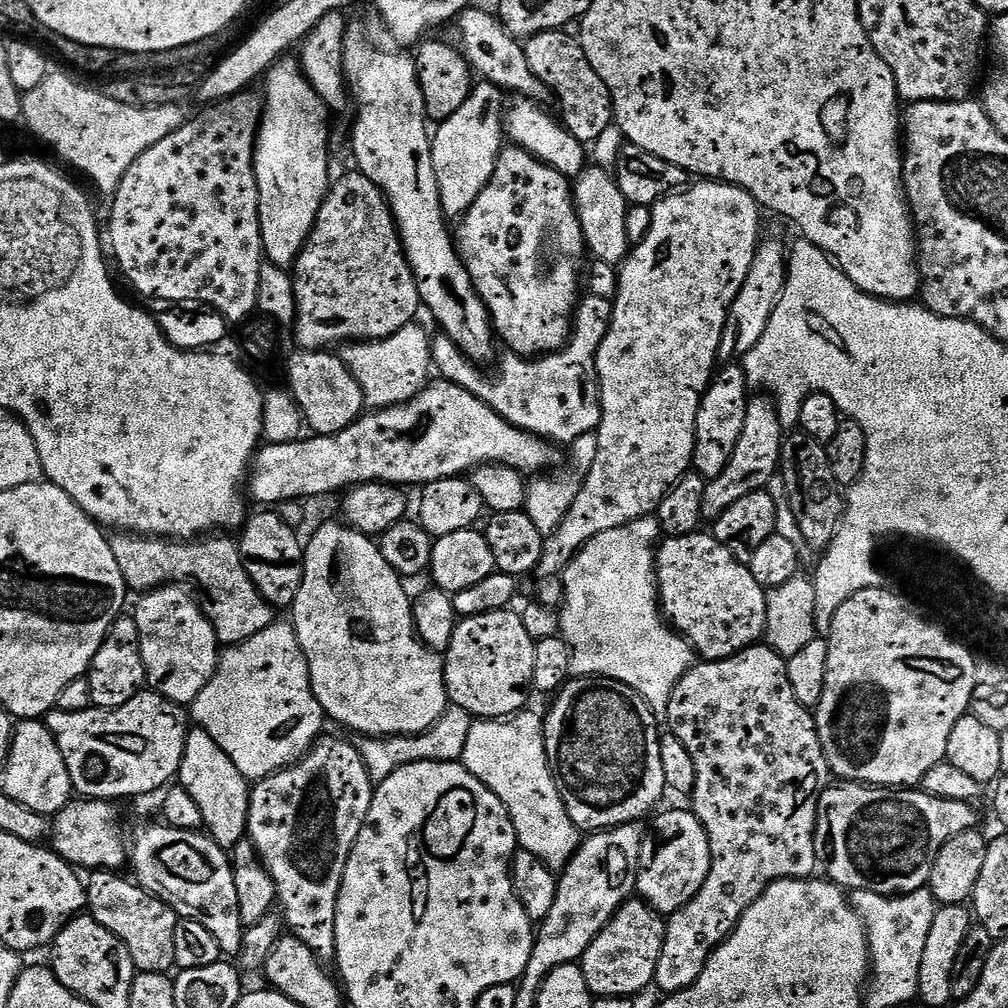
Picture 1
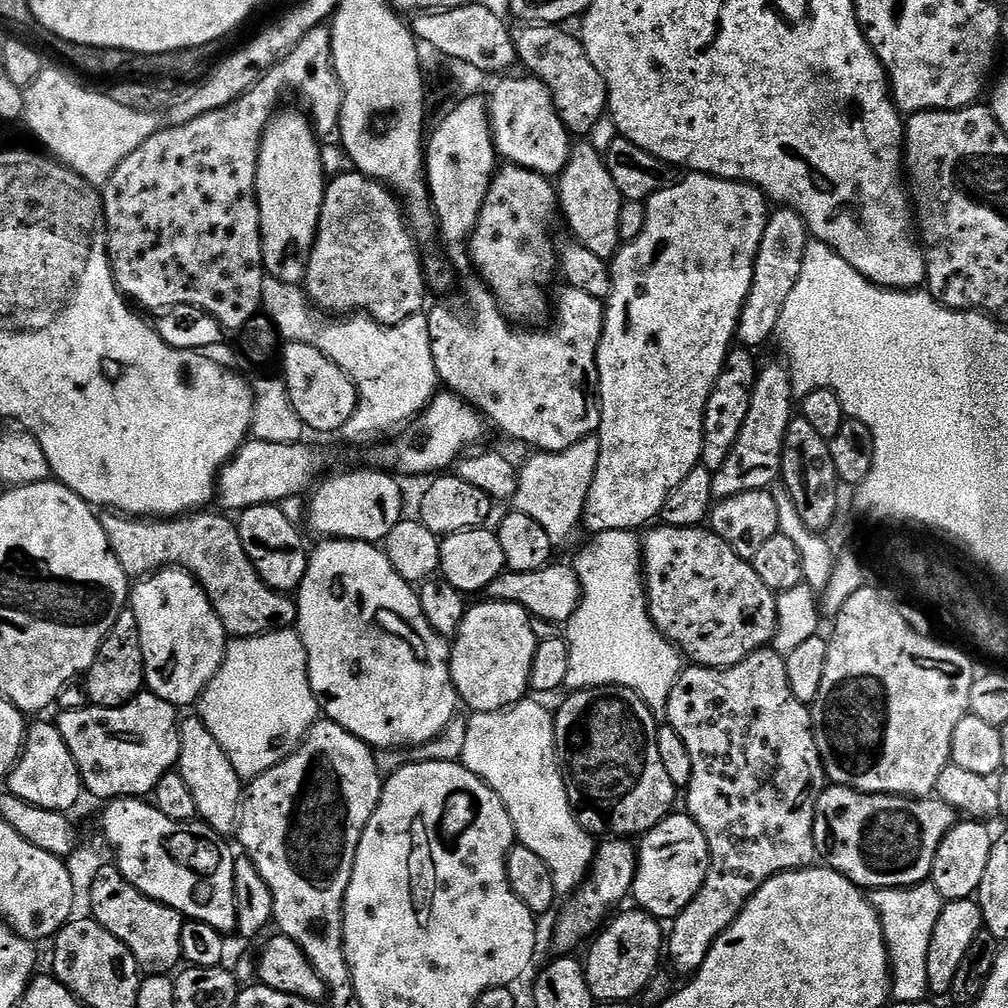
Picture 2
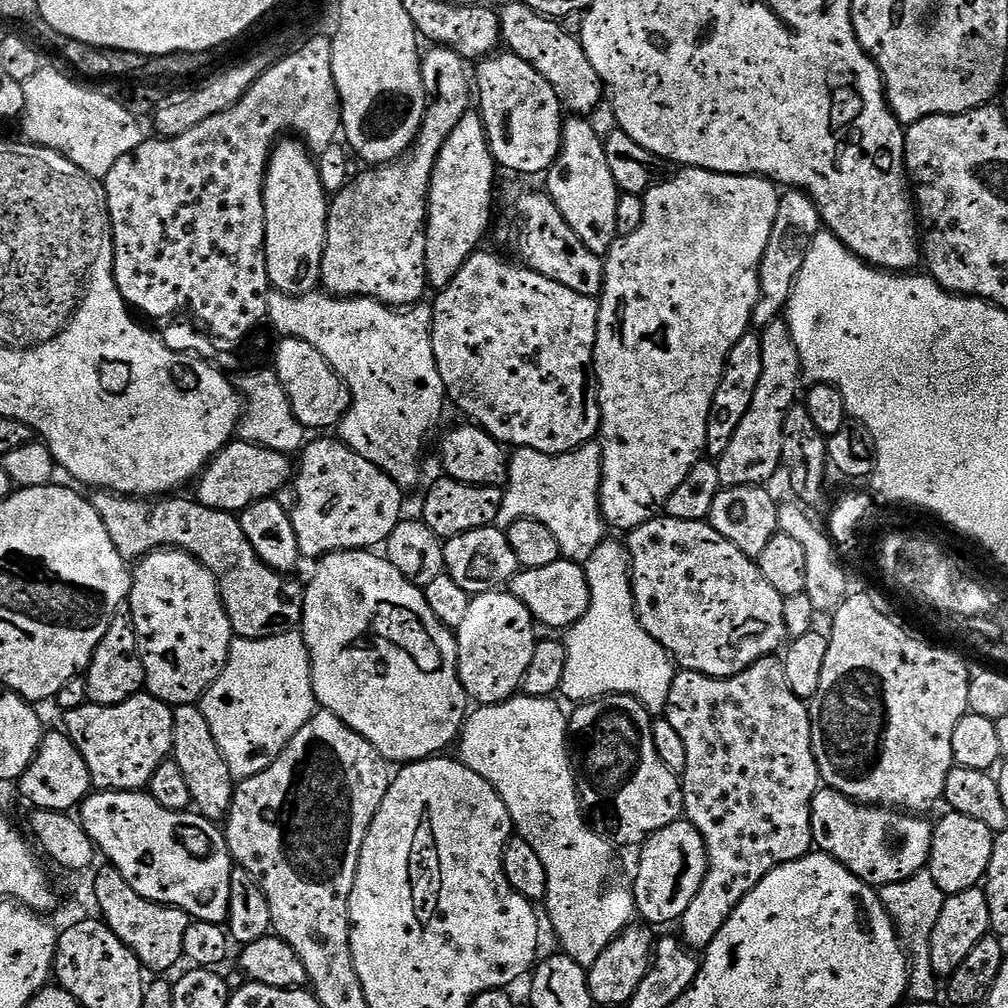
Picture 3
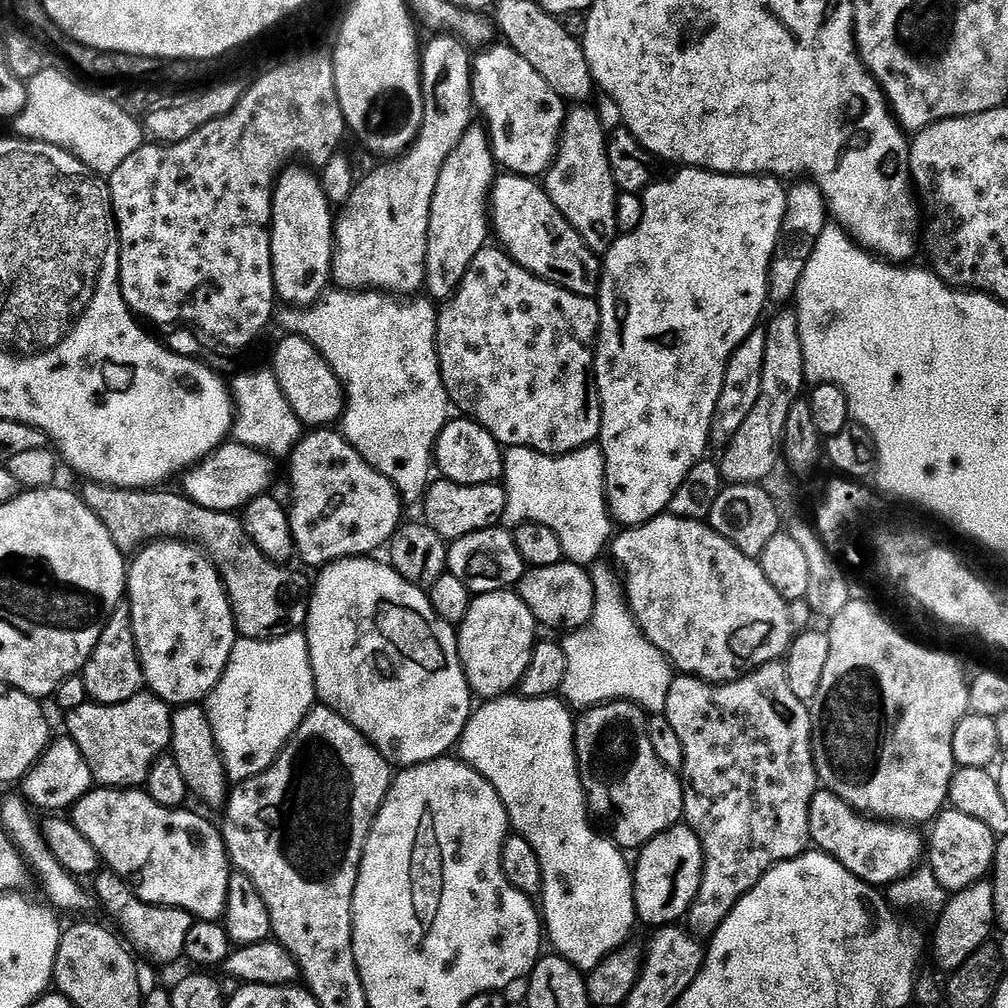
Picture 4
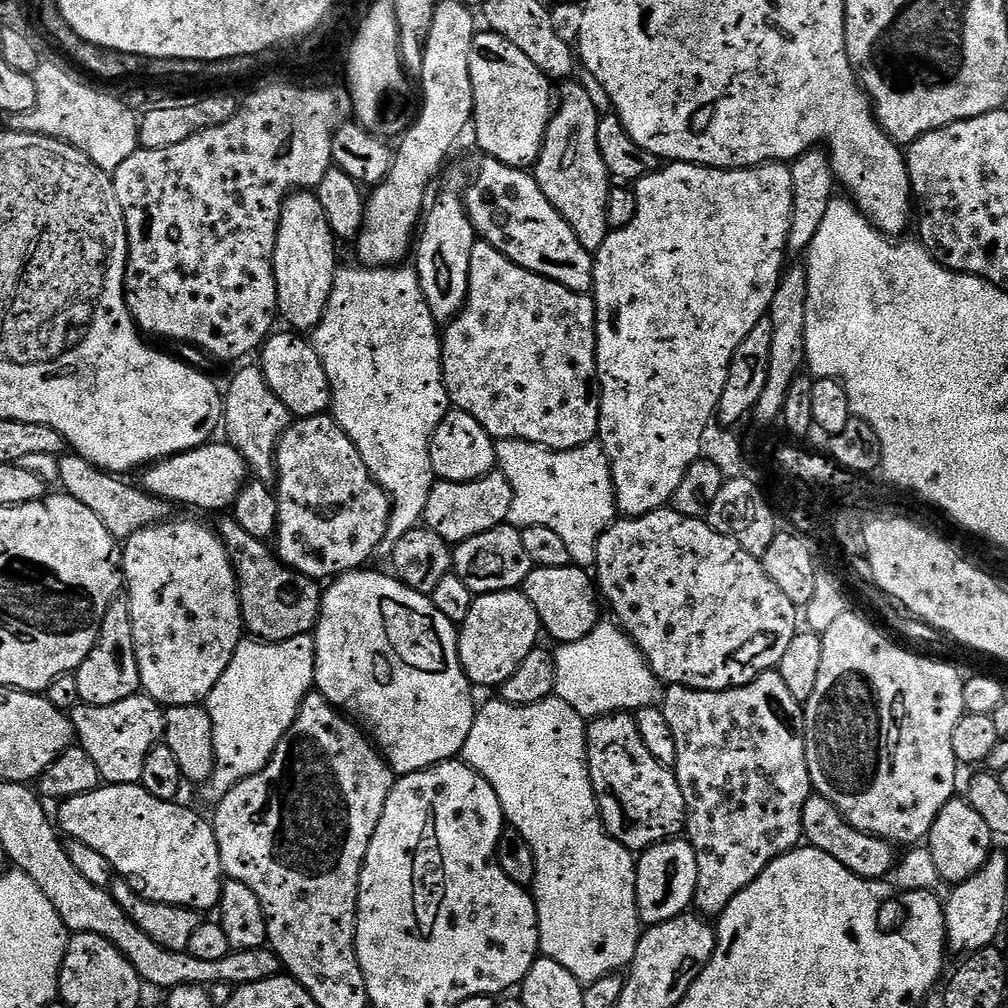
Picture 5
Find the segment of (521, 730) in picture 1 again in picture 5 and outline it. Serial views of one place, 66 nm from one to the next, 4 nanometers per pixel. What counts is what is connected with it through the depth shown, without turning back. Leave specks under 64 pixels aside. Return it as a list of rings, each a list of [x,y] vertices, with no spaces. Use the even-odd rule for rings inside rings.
[[[555,694],[547,696],[542,702],[534,702],[530,706],[514,706],[502,699],[493,698],[485,708],[483,705],[477,711],[474,726],[470,726],[470,738],[466,738],[462,760],[479,776],[486,778],[486,782],[490,782],[494,794],[498,794],[498,802],[504,811],[505,821],[514,830],[518,830],[518,834],[522,834],[522,838],[526,838],[530,850],[534,850],[536,873],[530,891],[533,900],[536,901],[541,953],[549,956],[554,962],[558,962],[558,966],[566,966],[566,970],[570,970],[570,974],[574,974],[574,978],[578,978],[580,983],[585,986],[598,982],[600,978],[606,978],[627,969],[632,963],[642,935],[642,925],[636,905],[637,857],[634,855],[633,849],[619,844],[600,821],[600,807],[596,804],[596,795],[588,773],[588,729],[585,717],[580,716],[578,710],[574,710],[574,706],[570,706]]]

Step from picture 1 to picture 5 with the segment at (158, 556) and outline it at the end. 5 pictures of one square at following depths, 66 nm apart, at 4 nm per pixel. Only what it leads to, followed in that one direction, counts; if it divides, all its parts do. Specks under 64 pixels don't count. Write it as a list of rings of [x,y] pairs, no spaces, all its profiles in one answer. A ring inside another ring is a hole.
[[[64,454],[59,457],[60,479],[59,487],[67,495],[73,496],[86,510],[98,517],[98,522],[106,526],[108,533],[113,540],[123,542],[129,540],[138,530],[153,527],[161,522],[167,521],[173,515],[173,505],[167,500],[160,500],[157,496],[152,496],[144,491],[143,487],[127,484],[127,479],[119,475],[104,472],[100,468],[95,468],[86,458],[75,454]],[[172,512],[172,513],[171,513]],[[234,518],[218,524],[218,535],[236,571],[245,633],[269,644],[309,635],[320,617],[321,585],[285,566],[265,541],[254,538],[254,534],[246,534]]]

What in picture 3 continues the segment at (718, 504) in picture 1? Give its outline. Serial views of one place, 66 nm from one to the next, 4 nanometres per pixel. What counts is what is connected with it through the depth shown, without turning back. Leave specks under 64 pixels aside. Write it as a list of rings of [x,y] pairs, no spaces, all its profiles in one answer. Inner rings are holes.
[[[781,318],[767,324],[759,333],[759,338],[762,346],[762,378],[758,378],[754,402],[750,402],[750,410],[746,410],[746,418],[742,418],[738,430],[734,430],[734,438],[730,438],[730,446],[726,446],[726,454],[715,461],[718,478],[724,488],[764,486],[776,471],[781,471],[782,426],[786,426],[786,414],[797,407],[801,395],[800,355],[798,346],[794,346],[787,319]]]

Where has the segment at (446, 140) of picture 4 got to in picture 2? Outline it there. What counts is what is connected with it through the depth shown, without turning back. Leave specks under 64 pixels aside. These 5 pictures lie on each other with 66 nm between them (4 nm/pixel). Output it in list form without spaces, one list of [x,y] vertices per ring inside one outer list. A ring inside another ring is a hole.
[[[355,170],[341,171],[339,176],[331,177],[327,181],[324,189],[322,214],[320,215],[318,230],[316,231],[316,241],[312,247],[310,262],[308,263],[308,277],[304,279],[302,287],[307,292],[309,300],[312,301],[313,305],[321,313],[367,314],[373,316],[379,324],[401,324],[406,318],[419,316],[425,311],[424,292],[426,293],[426,268],[422,260],[420,264],[420,252],[416,247],[418,247],[418,241],[409,225],[408,217],[404,214],[401,201],[385,185],[381,184],[379,180],[372,180]]]

